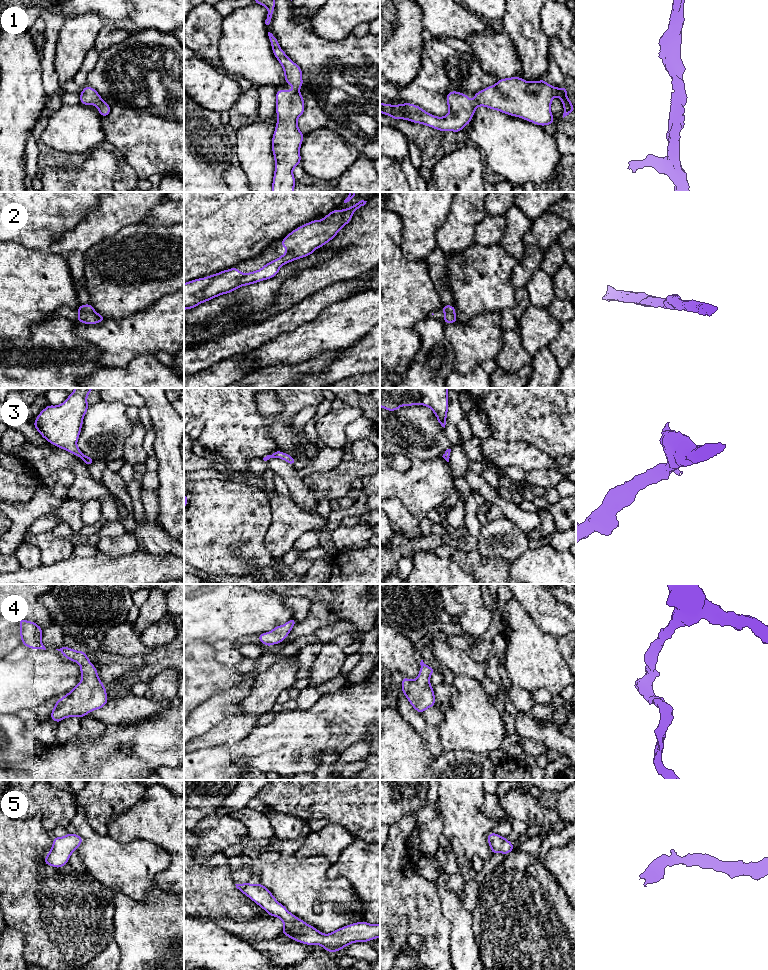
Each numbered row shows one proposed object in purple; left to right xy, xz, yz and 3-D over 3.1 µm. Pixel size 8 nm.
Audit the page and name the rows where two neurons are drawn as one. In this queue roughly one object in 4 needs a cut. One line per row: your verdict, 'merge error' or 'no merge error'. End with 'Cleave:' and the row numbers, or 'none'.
1: no merge error
2: no merge error
3: no merge error
4: no merge error
5: no merge error
Cleave: none

